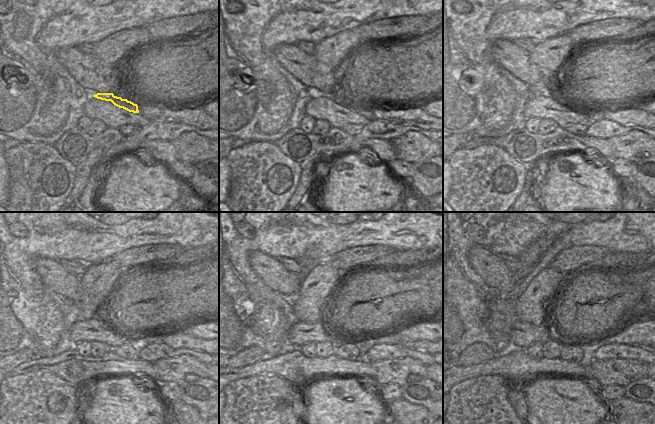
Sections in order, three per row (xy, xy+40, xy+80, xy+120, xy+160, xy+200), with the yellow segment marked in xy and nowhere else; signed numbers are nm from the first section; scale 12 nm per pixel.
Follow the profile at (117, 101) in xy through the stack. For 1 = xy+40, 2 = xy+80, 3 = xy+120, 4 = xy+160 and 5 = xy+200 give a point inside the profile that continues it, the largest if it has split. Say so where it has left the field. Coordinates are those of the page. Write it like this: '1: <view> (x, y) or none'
1: xy+40 (365, 112)
2: xy+80 (594, 116)
3: xy+120 (141, 342)
4: xy+160 (417, 330)
5: xy+200 (639, 330)

